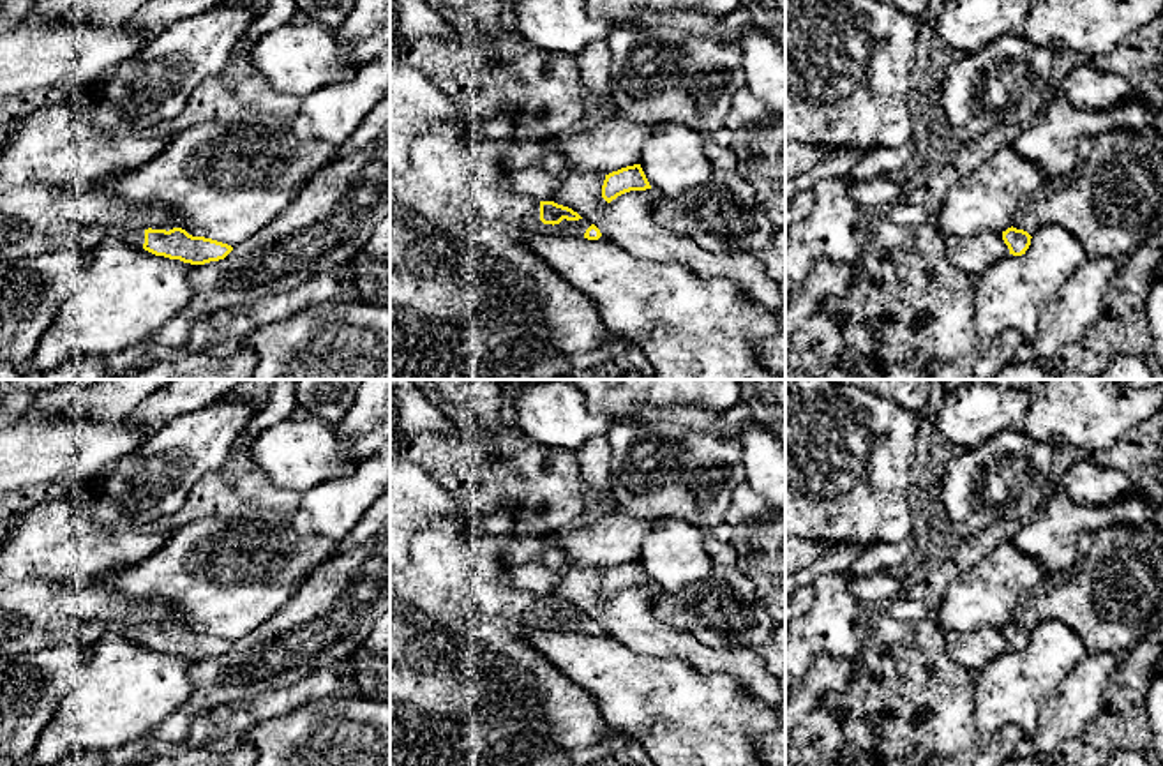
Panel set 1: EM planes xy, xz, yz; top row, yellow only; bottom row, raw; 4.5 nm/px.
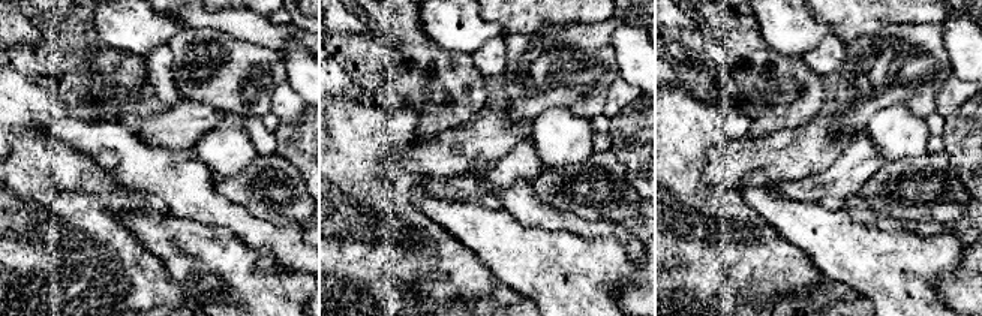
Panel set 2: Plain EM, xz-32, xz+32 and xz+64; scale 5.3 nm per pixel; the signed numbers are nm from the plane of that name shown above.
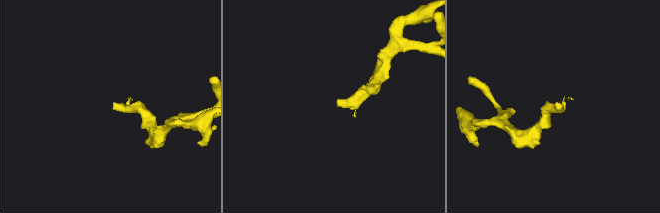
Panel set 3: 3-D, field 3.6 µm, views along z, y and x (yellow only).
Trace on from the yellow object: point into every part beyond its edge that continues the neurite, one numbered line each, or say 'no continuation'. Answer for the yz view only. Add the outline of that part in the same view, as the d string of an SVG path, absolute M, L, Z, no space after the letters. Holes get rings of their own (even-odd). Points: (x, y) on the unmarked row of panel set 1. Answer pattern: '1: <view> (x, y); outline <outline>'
1: yz (1112, 597); outline M1126 524L1078 535L1078 556L1071 568L1047 574L1024 591L1013 623L1031 632L1047 620L1068 625L1089 653L1117 653L1135 648L1163 621L1163 544L1147 528Z

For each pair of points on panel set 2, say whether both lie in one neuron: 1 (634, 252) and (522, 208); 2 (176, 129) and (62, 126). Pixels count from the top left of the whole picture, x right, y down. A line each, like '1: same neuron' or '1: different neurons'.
1: same neuron
2: different neurons

